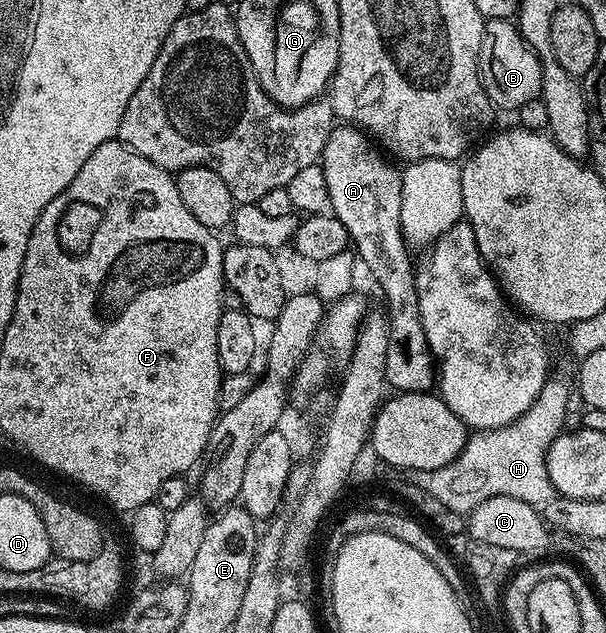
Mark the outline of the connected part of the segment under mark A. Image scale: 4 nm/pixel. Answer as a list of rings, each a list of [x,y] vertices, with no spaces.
[[[348,123],[338,124],[334,128],[323,147],[319,163],[323,167],[323,176],[327,178],[332,216],[347,227],[360,264],[365,264],[366,271],[385,292],[383,301],[390,323],[386,386],[397,393],[432,390],[435,385],[435,362],[417,310],[417,288],[413,279],[415,261],[409,258],[411,249],[401,230],[402,170],[362,130]]]

